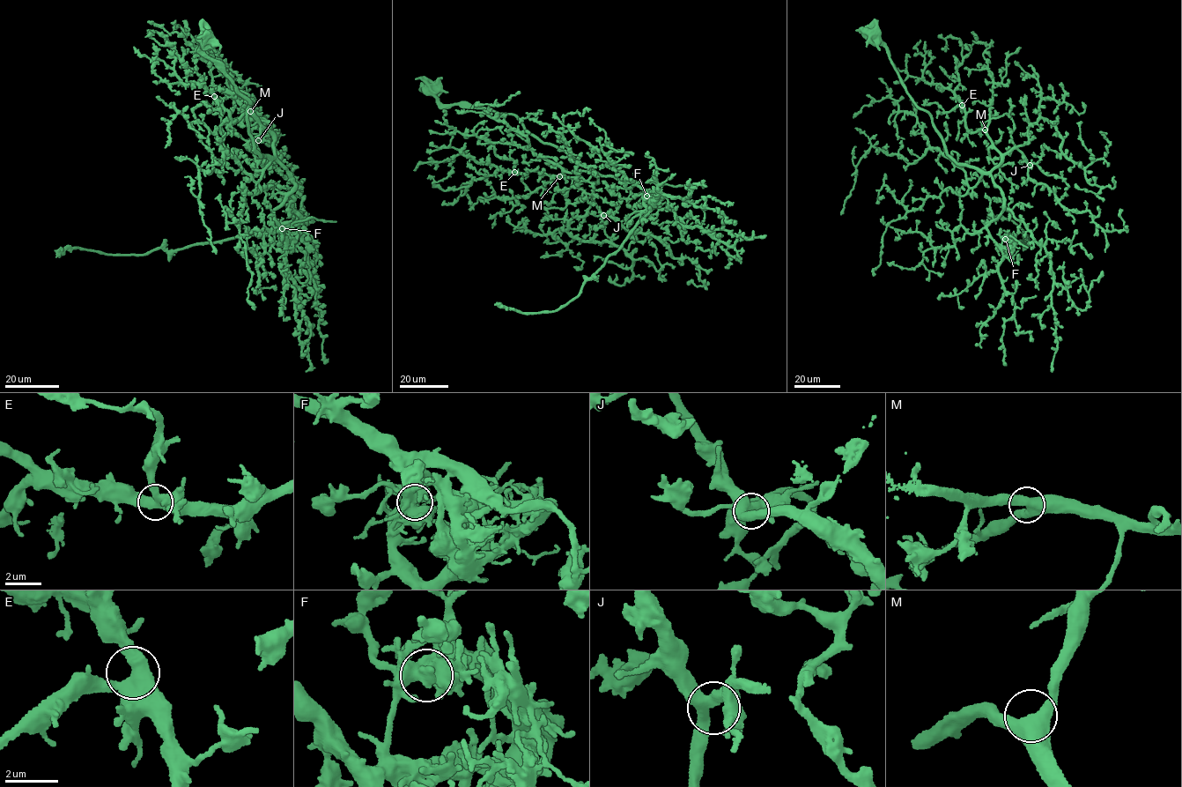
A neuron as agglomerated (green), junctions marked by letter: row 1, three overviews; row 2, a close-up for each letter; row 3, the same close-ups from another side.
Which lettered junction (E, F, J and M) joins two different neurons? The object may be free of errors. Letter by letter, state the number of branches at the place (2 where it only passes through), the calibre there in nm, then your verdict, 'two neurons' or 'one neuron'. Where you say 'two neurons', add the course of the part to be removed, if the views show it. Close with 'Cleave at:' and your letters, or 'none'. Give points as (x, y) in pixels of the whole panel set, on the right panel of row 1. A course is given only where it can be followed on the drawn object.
E: branches 3; calibre 500 nm; one neuron
F: branches 4; calibre 550 nm; two neurons; course (1005, 239), (1029, 241), (1009, 219), (988, 213)
J: branches 4; calibre 420 nm; one neuron
M: branches 3; calibre 460 nm; one neuron
Cleave at: F

